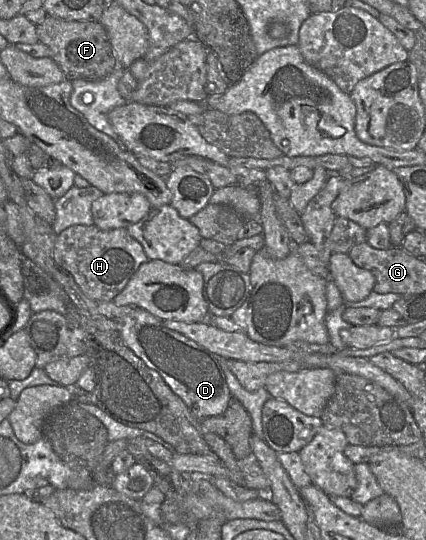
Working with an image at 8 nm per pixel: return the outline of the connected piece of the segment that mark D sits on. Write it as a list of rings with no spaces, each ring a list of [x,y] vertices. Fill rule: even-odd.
[[[133,307],[130,313],[114,322],[117,323],[117,331],[124,343],[148,367],[162,376],[196,419],[201,421],[207,417],[217,416],[227,409],[233,396],[225,376],[226,358],[212,353],[183,334],[168,329],[163,320],[139,307]]]

